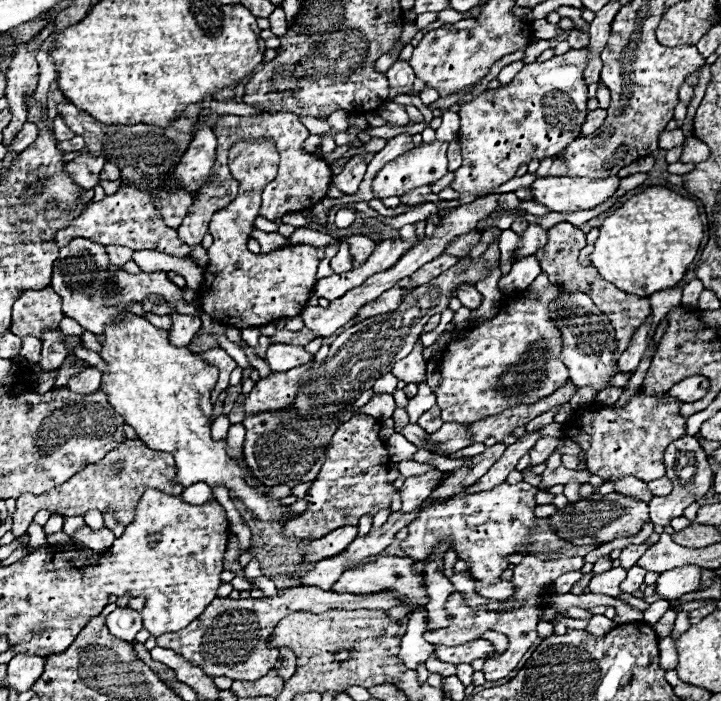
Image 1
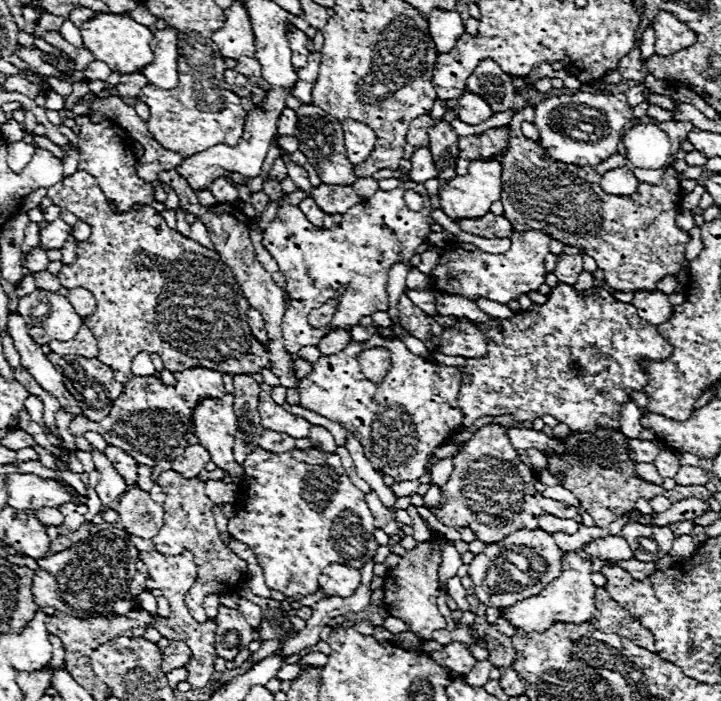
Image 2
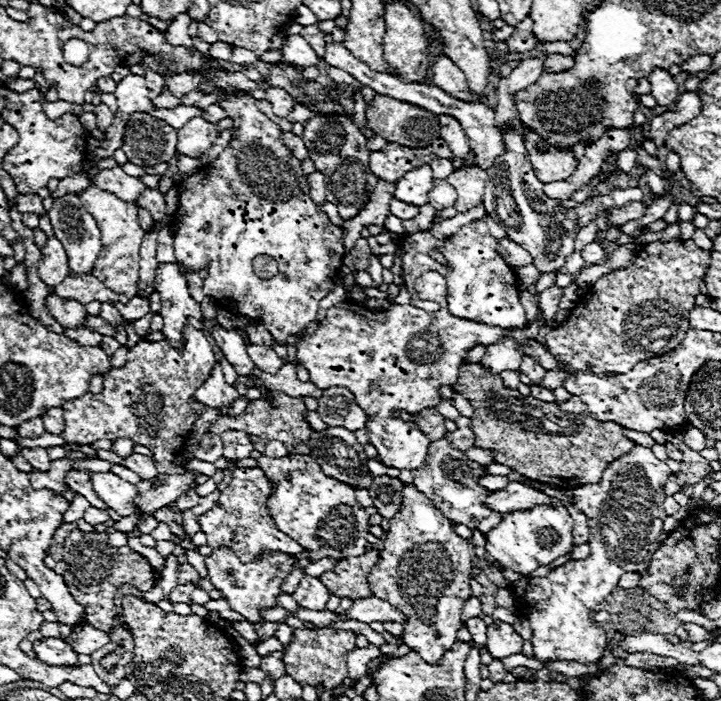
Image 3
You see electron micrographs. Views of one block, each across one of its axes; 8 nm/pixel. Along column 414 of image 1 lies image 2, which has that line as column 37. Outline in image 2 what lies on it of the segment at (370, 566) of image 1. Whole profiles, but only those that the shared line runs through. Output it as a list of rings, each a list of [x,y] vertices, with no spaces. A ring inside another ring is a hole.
[[[112,526],[100,530],[58,554],[38,560],[38,570],[32,580],[34,600],[42,608],[50,606],[76,618],[106,616],[112,612],[112,606],[124,598],[124,592],[128,592],[128,584],[136,572],[136,562],[138,548],[124,528]]]

